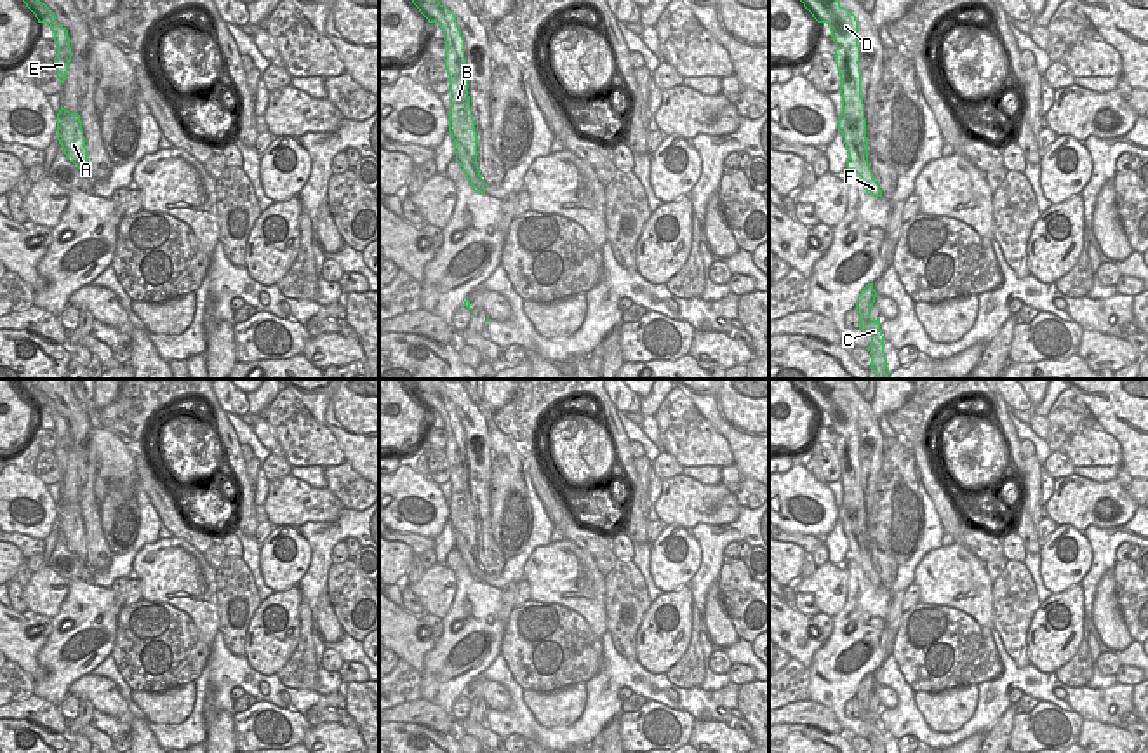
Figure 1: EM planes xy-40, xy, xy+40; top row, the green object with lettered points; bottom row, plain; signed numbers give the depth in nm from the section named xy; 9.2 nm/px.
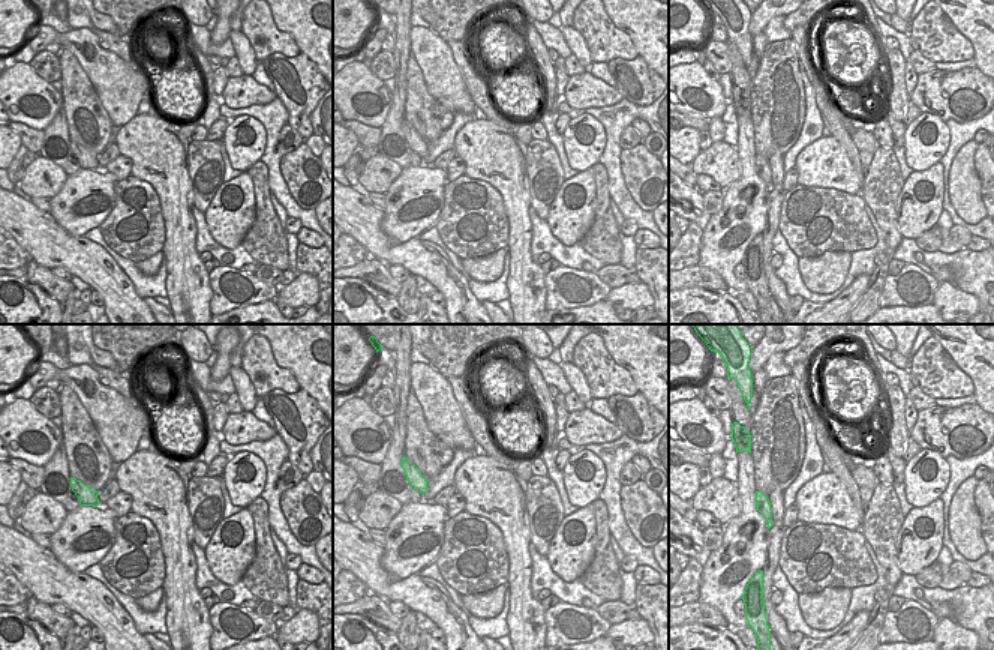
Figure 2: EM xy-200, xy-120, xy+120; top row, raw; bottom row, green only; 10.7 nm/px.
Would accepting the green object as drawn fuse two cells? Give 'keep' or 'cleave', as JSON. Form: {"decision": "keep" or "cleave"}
{"decision": "cleave"}

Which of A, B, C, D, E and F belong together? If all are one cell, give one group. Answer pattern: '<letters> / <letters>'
A B D E / C F

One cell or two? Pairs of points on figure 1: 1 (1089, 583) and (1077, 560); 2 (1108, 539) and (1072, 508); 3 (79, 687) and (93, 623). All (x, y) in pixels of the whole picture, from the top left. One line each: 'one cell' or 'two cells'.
1: two cells
2: two cells
3: two cells

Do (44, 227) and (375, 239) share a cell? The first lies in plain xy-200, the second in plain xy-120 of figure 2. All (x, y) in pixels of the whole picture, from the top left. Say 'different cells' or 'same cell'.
same cell

